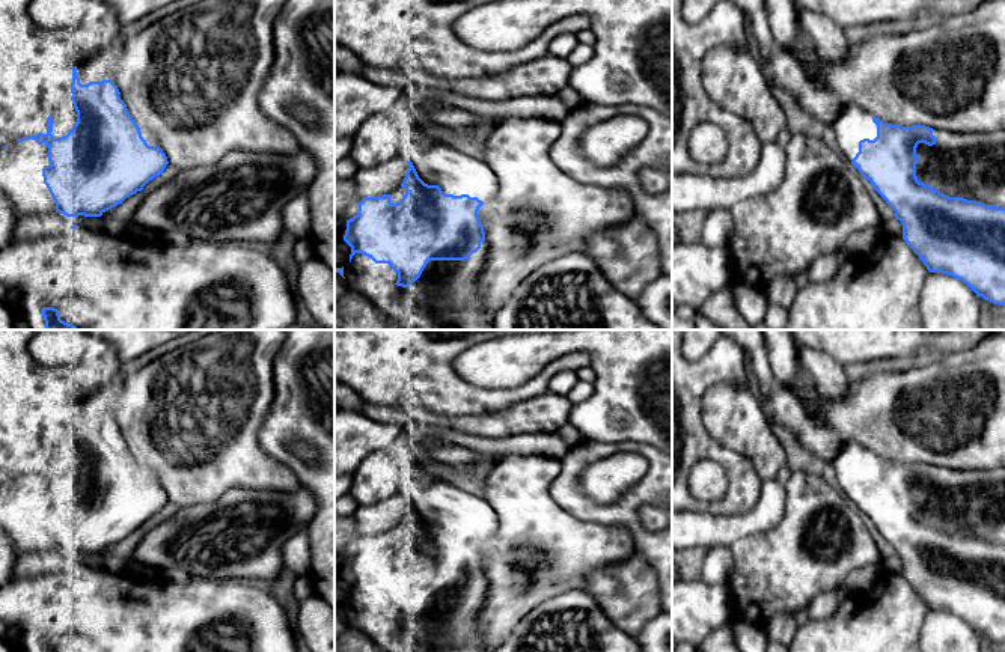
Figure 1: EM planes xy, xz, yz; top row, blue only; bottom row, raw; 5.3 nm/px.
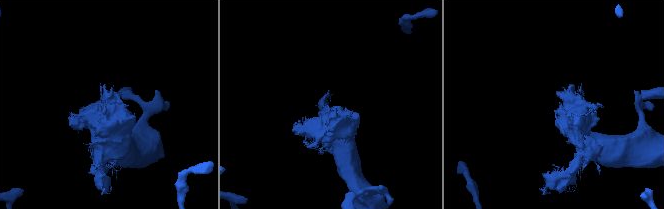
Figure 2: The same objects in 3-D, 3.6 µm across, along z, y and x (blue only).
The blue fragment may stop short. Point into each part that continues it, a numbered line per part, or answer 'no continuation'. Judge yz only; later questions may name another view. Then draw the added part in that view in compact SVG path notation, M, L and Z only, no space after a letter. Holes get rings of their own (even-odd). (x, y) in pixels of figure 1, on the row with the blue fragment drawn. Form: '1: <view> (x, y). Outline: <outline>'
1: yz (853, 124). Outline: M857 105L845 107L832 123L832 129L836 137L838 152L850 163L859 152L860 140L874 140L877 137L877 125L872 122L872 114Z

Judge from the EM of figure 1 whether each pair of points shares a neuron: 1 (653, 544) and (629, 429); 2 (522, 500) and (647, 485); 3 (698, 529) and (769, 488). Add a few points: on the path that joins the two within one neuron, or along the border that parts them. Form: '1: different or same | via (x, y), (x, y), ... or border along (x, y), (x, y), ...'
1: different | border along (594, 440), (641, 441), (656, 449)
2: different | border along (559, 461), (552, 497), (579, 518)
3: same | via (719, 529), (745, 524), (761, 509)

